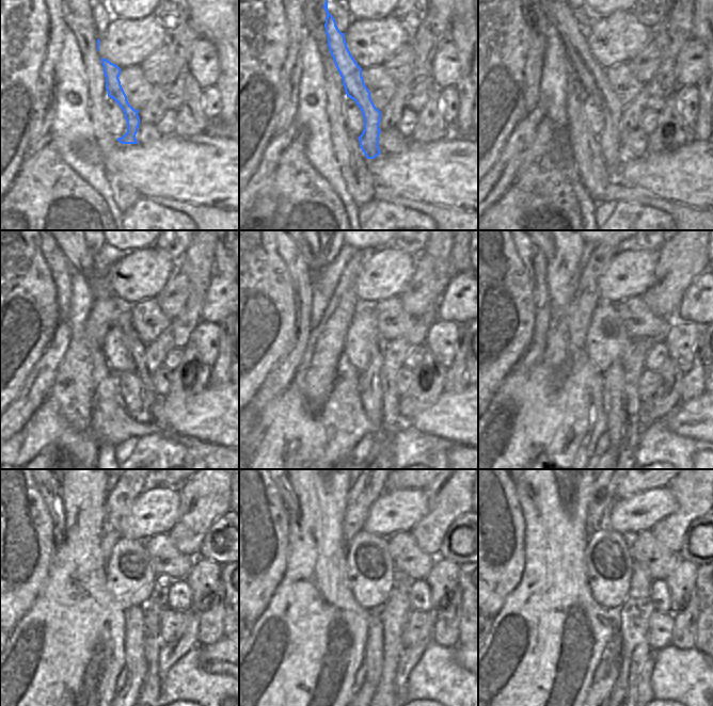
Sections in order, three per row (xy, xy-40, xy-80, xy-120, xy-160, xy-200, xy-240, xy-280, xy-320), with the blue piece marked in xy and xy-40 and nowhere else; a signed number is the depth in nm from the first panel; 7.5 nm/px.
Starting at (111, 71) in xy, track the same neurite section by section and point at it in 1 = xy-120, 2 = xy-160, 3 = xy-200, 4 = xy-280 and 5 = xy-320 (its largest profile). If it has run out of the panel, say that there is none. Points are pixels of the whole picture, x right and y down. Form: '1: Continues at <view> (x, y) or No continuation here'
1: Continues at xy-120 (130, 381)
2: Continues at xy-160 (370, 392)
3: Continues at xy-200 (613, 407)
4: Continues at xy-280 (374, 648)
5: Continues at xy-320 (612, 651)

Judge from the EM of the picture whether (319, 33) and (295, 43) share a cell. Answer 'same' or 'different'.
different

